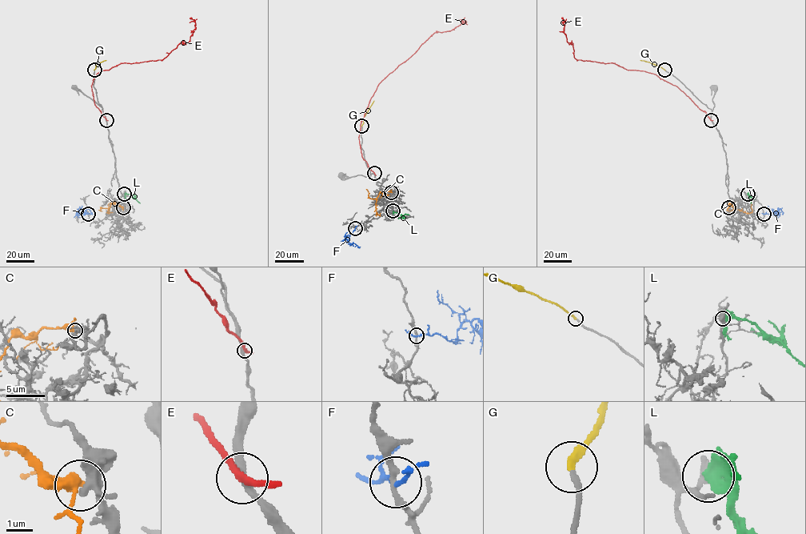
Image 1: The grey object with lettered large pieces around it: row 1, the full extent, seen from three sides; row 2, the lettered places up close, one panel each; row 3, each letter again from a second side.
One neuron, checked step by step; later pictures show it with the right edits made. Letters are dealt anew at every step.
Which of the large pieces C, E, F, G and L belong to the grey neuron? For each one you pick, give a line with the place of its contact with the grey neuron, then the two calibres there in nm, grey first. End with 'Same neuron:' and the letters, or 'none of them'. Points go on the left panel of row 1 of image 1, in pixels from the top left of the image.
G: Touches grey at (94, 70). Thickness 180 nm (grey) against 280 nm
Same neuron: G

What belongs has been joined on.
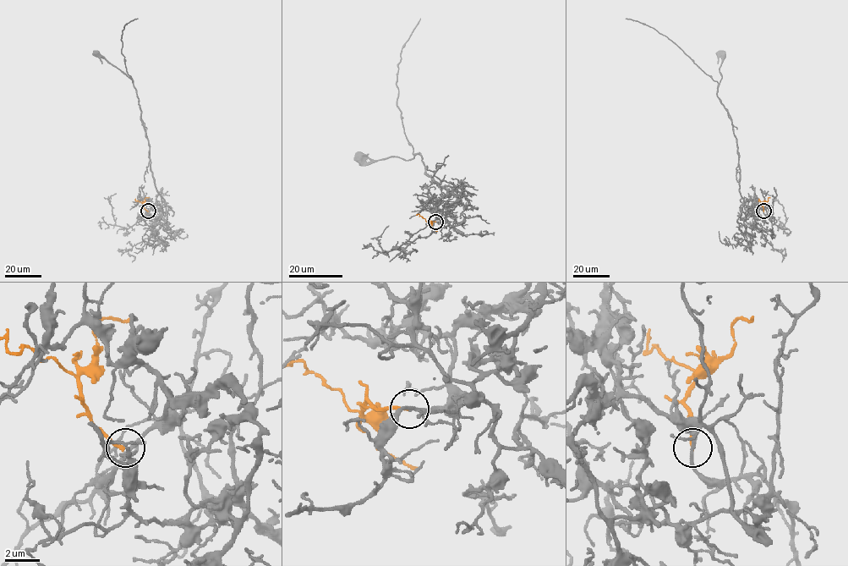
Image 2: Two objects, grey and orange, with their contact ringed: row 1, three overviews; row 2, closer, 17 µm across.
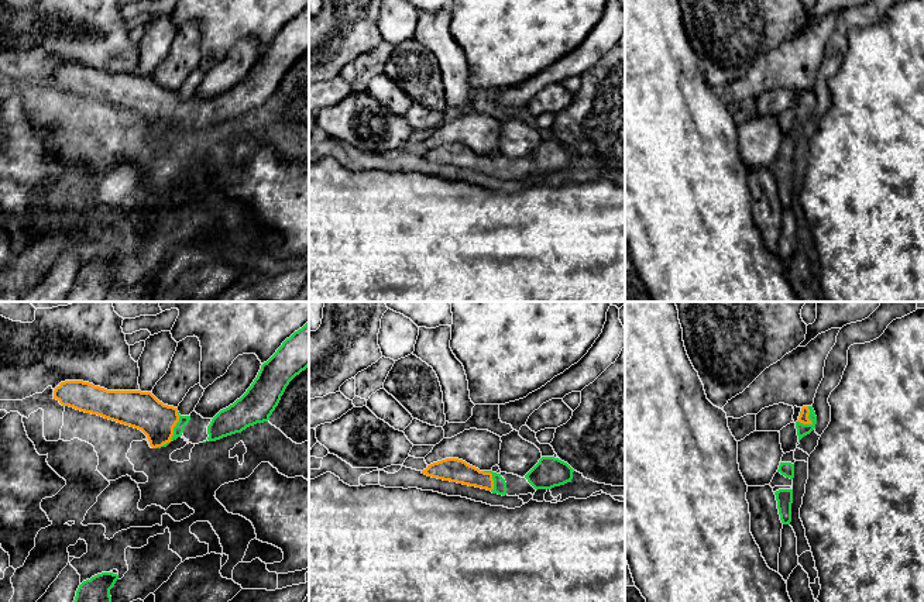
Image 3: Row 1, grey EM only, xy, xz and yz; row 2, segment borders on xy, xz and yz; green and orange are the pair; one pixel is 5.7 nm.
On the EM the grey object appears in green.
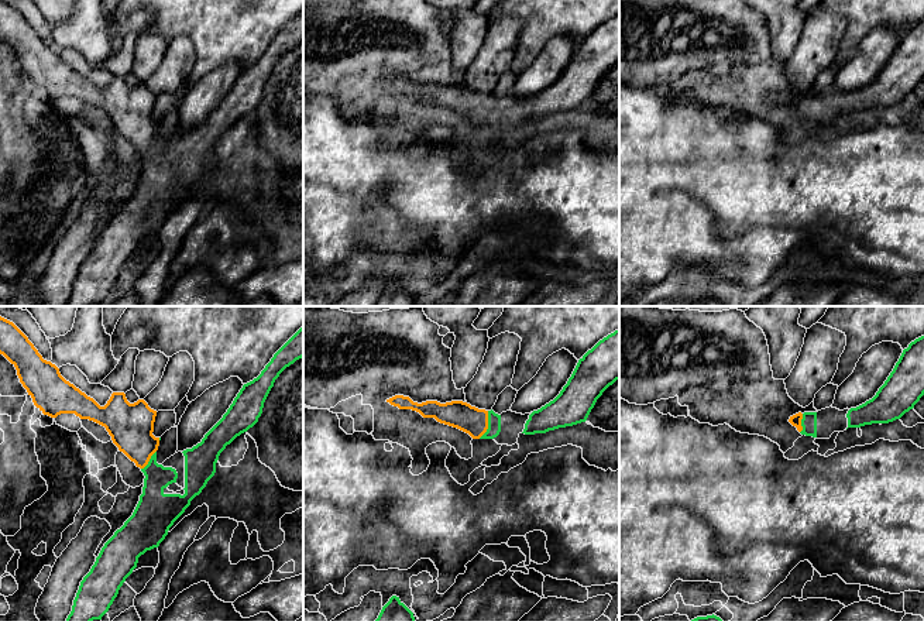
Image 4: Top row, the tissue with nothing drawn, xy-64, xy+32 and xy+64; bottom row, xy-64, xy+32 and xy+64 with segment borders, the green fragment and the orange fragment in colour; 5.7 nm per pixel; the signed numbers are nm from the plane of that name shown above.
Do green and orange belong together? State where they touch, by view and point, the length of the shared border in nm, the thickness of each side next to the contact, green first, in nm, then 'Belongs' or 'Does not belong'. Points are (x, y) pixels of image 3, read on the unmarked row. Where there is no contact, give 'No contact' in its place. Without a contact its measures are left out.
Touches green at yz (811, 105). Shared border 120 nm. Thickness 70 nm (green) against 60 nm. Belongs

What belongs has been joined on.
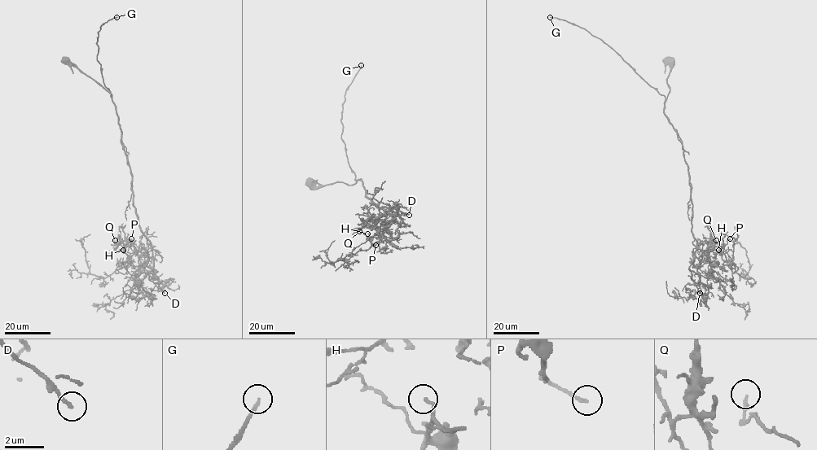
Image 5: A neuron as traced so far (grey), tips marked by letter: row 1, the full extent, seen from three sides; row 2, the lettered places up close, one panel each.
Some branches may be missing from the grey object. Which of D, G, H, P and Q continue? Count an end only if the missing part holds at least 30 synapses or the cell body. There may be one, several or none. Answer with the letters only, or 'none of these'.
D, G

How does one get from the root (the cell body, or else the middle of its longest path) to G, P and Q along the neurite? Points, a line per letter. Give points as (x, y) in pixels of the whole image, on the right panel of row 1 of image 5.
G: (668, 62), (669, 72), (667, 83), (669, 92), (665, 99), (600, 39), (578, 26), (550, 17)
P: (668, 62), (664, 114), (677, 130), (688, 168), (696, 255), (709, 248), (722, 256), (730, 238)
Q: (668, 62), (664, 114), (677, 130), (688, 168), (696, 255), (709, 248), (722, 256), (716, 240)

